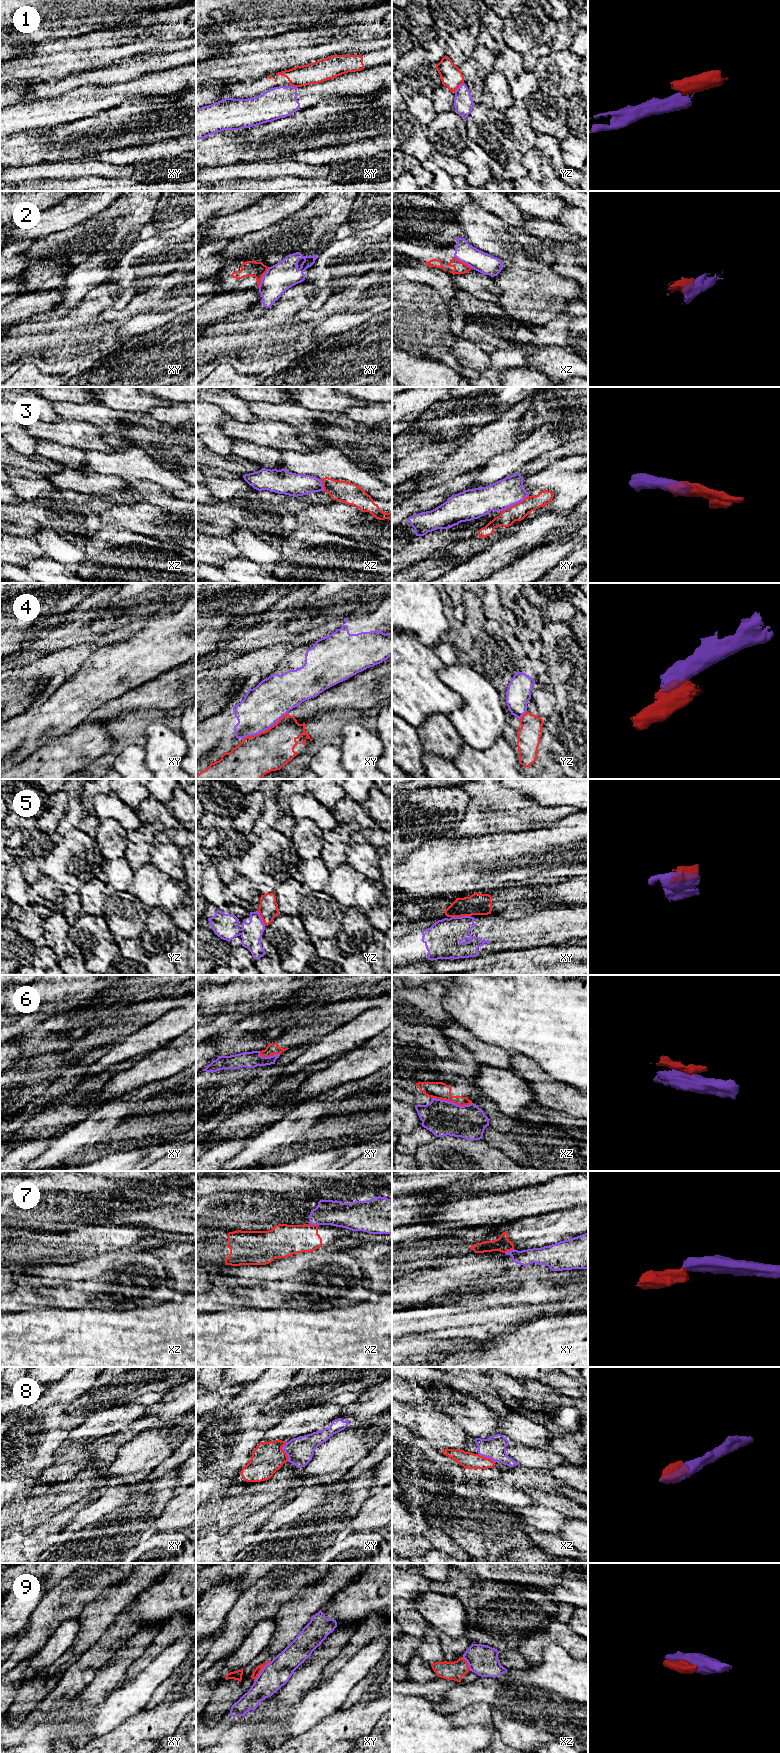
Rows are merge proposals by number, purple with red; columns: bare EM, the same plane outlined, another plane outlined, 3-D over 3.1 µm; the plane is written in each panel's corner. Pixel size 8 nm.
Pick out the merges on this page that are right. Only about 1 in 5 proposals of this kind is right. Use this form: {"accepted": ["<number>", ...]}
{"accepted": []}

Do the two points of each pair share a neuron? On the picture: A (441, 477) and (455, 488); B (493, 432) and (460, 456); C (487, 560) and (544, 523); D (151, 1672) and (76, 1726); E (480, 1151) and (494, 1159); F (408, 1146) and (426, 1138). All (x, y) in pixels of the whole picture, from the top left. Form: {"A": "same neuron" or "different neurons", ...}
{"A": "different neurons", "B": "same neuron", "C": "same neuron", "D": "same neuron", "E": "same neuron", "F": "same neuron"}

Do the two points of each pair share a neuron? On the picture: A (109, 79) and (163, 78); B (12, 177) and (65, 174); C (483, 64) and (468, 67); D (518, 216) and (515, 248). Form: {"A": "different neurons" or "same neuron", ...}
{"A": "different neurons", "B": "same neuron", "C": "different neurons", "D": "different neurons"}

